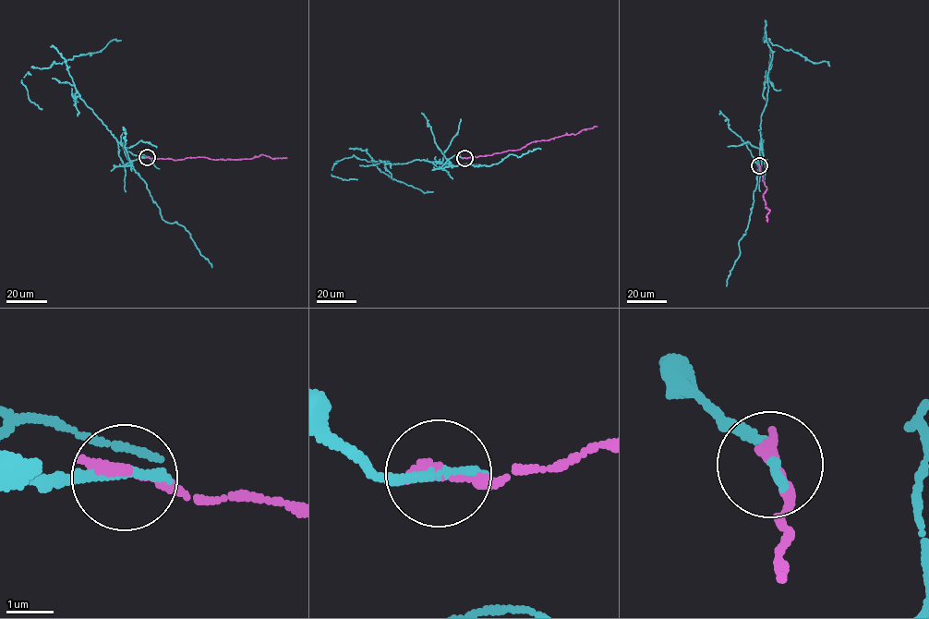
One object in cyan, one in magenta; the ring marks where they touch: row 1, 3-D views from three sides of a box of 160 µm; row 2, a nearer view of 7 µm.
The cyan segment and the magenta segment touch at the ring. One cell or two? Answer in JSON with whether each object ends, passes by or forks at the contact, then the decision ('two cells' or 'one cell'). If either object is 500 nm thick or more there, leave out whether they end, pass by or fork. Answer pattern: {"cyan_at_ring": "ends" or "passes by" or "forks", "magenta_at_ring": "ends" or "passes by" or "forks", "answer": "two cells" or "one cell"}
{"cyan_at_ring": "ends", "magenta_at_ring": "ends", "answer": "two cells"}

